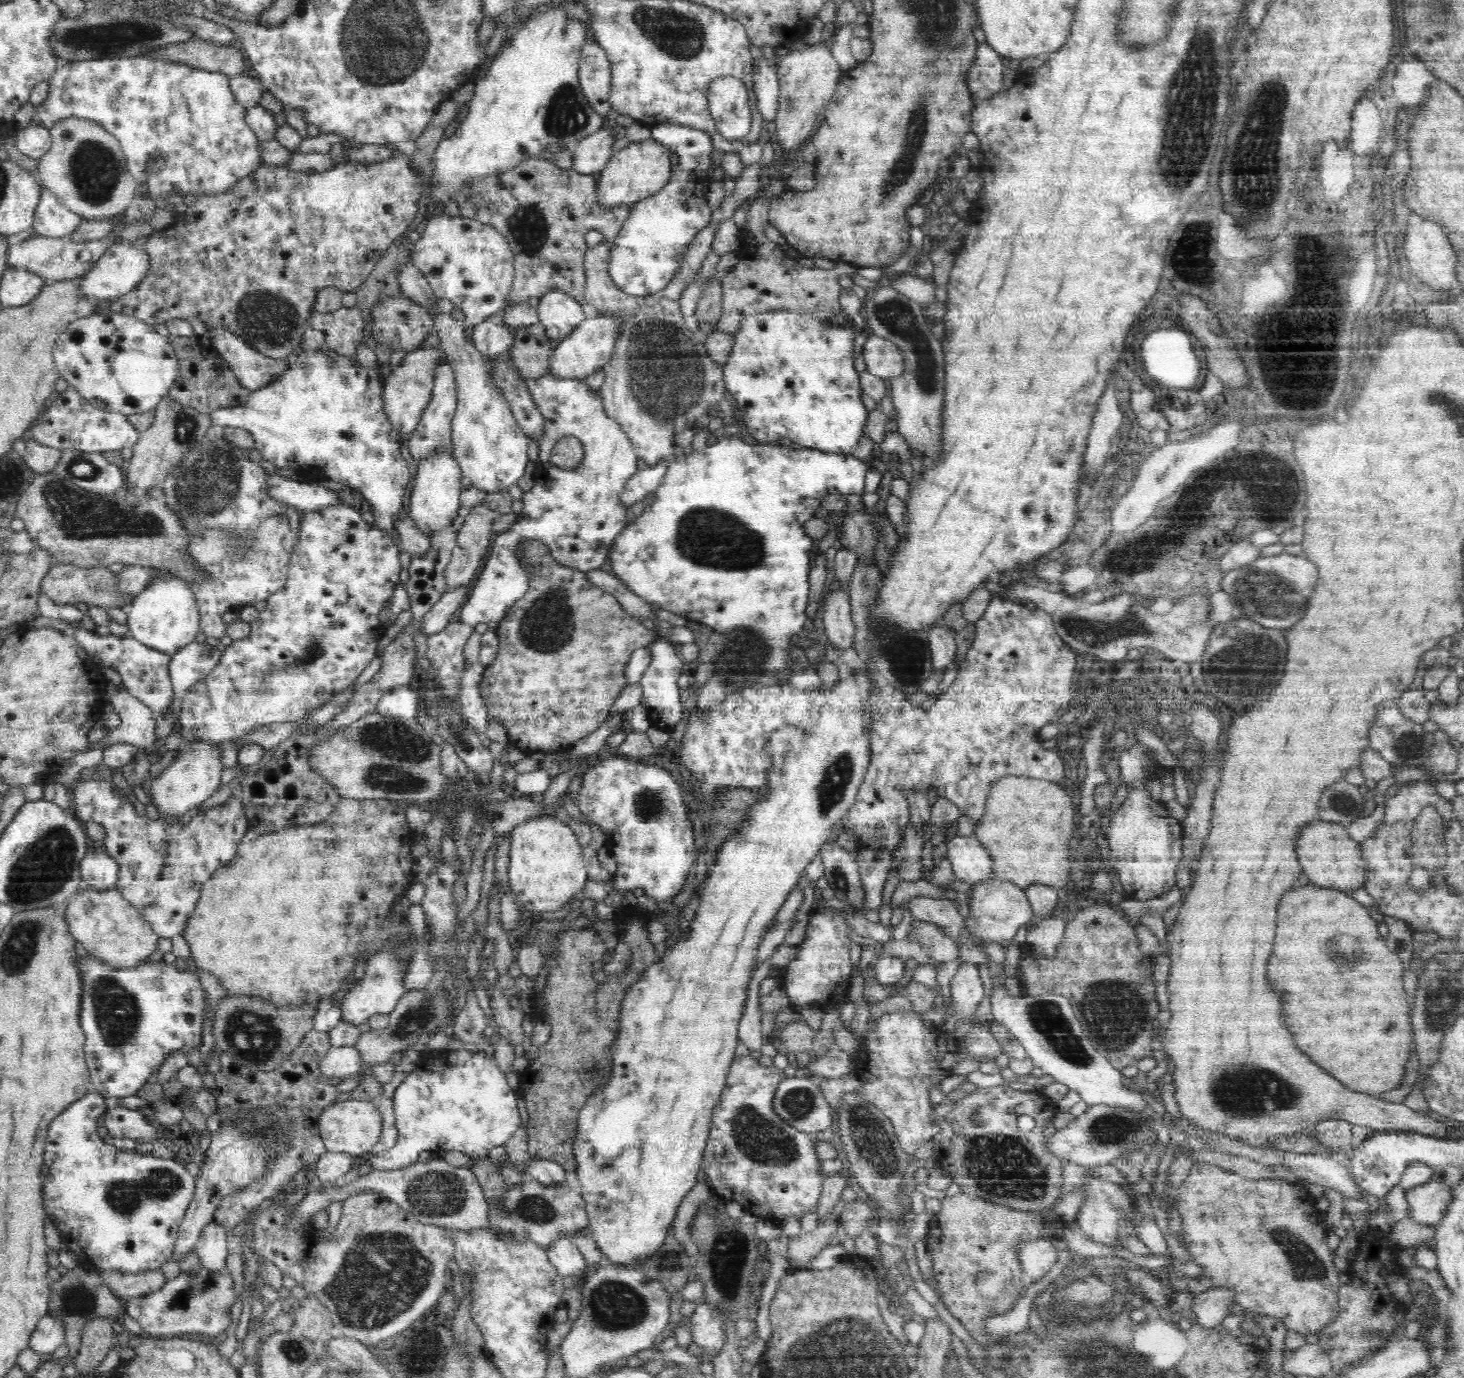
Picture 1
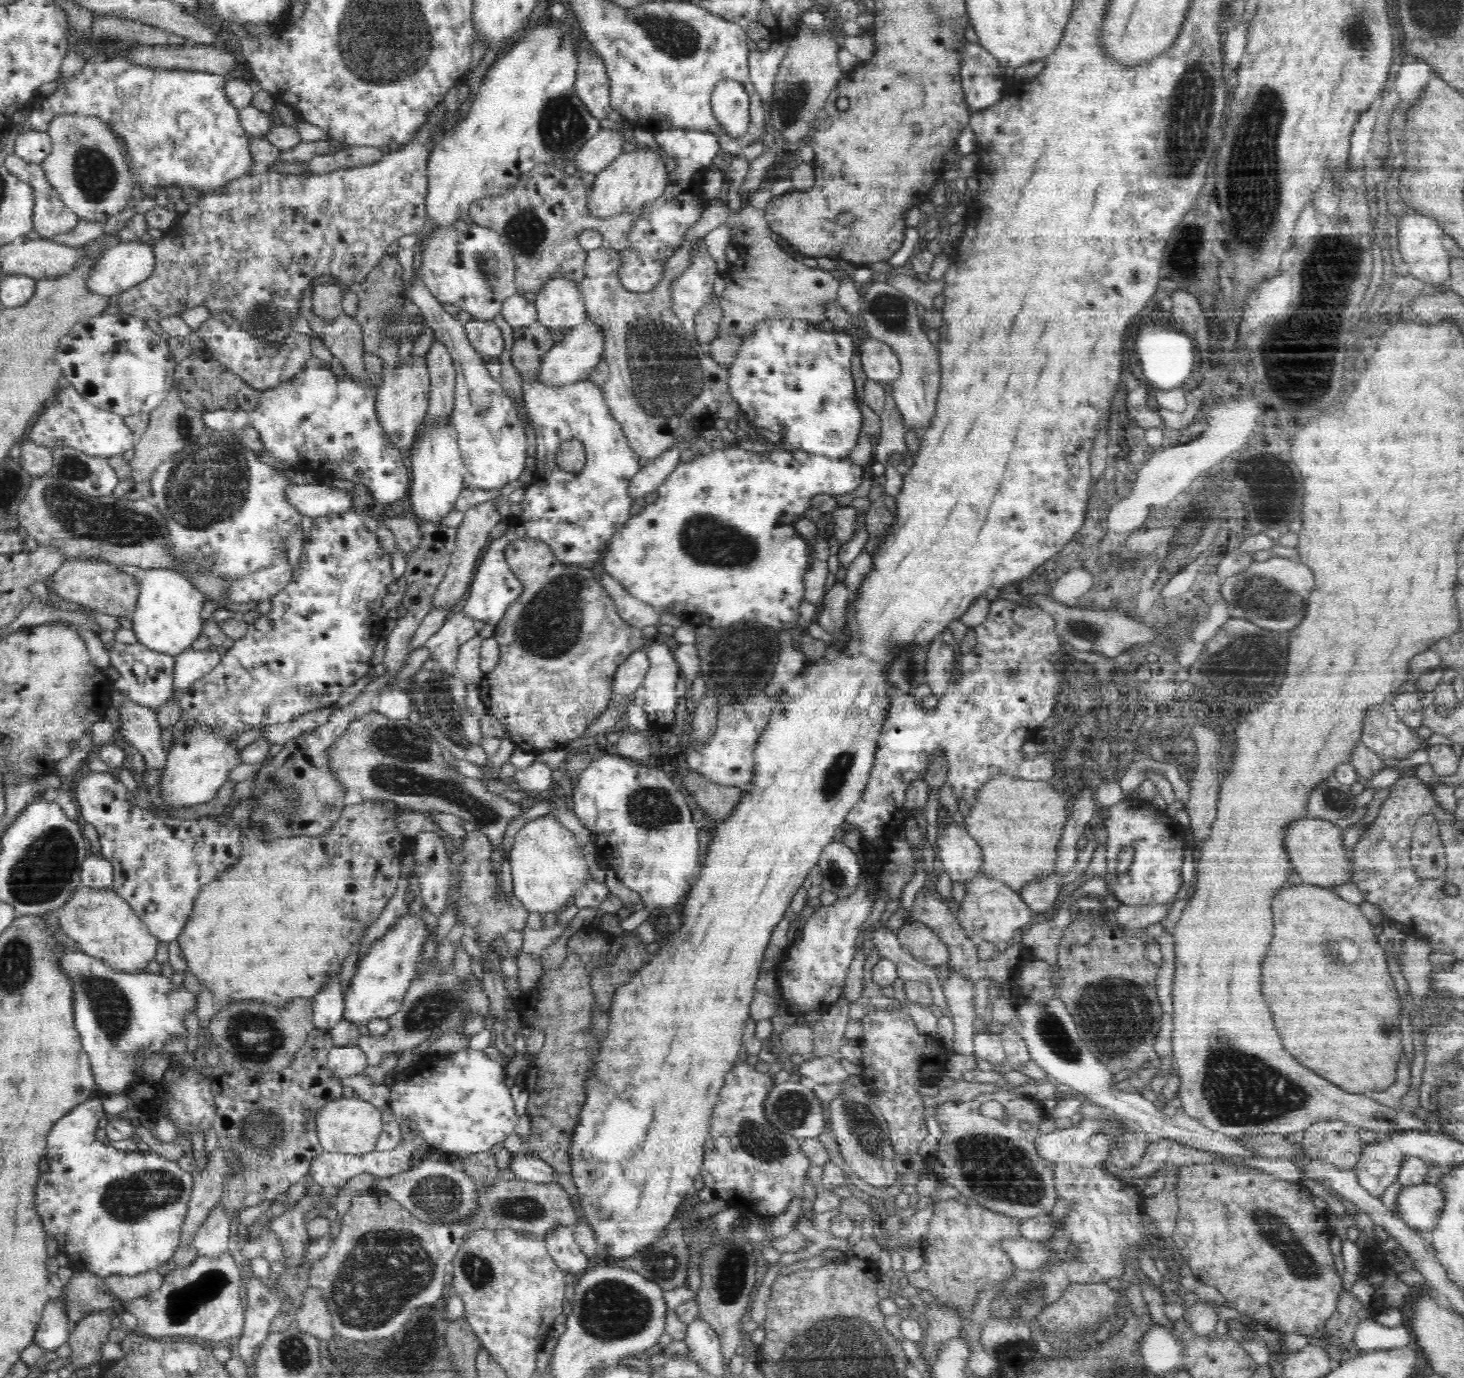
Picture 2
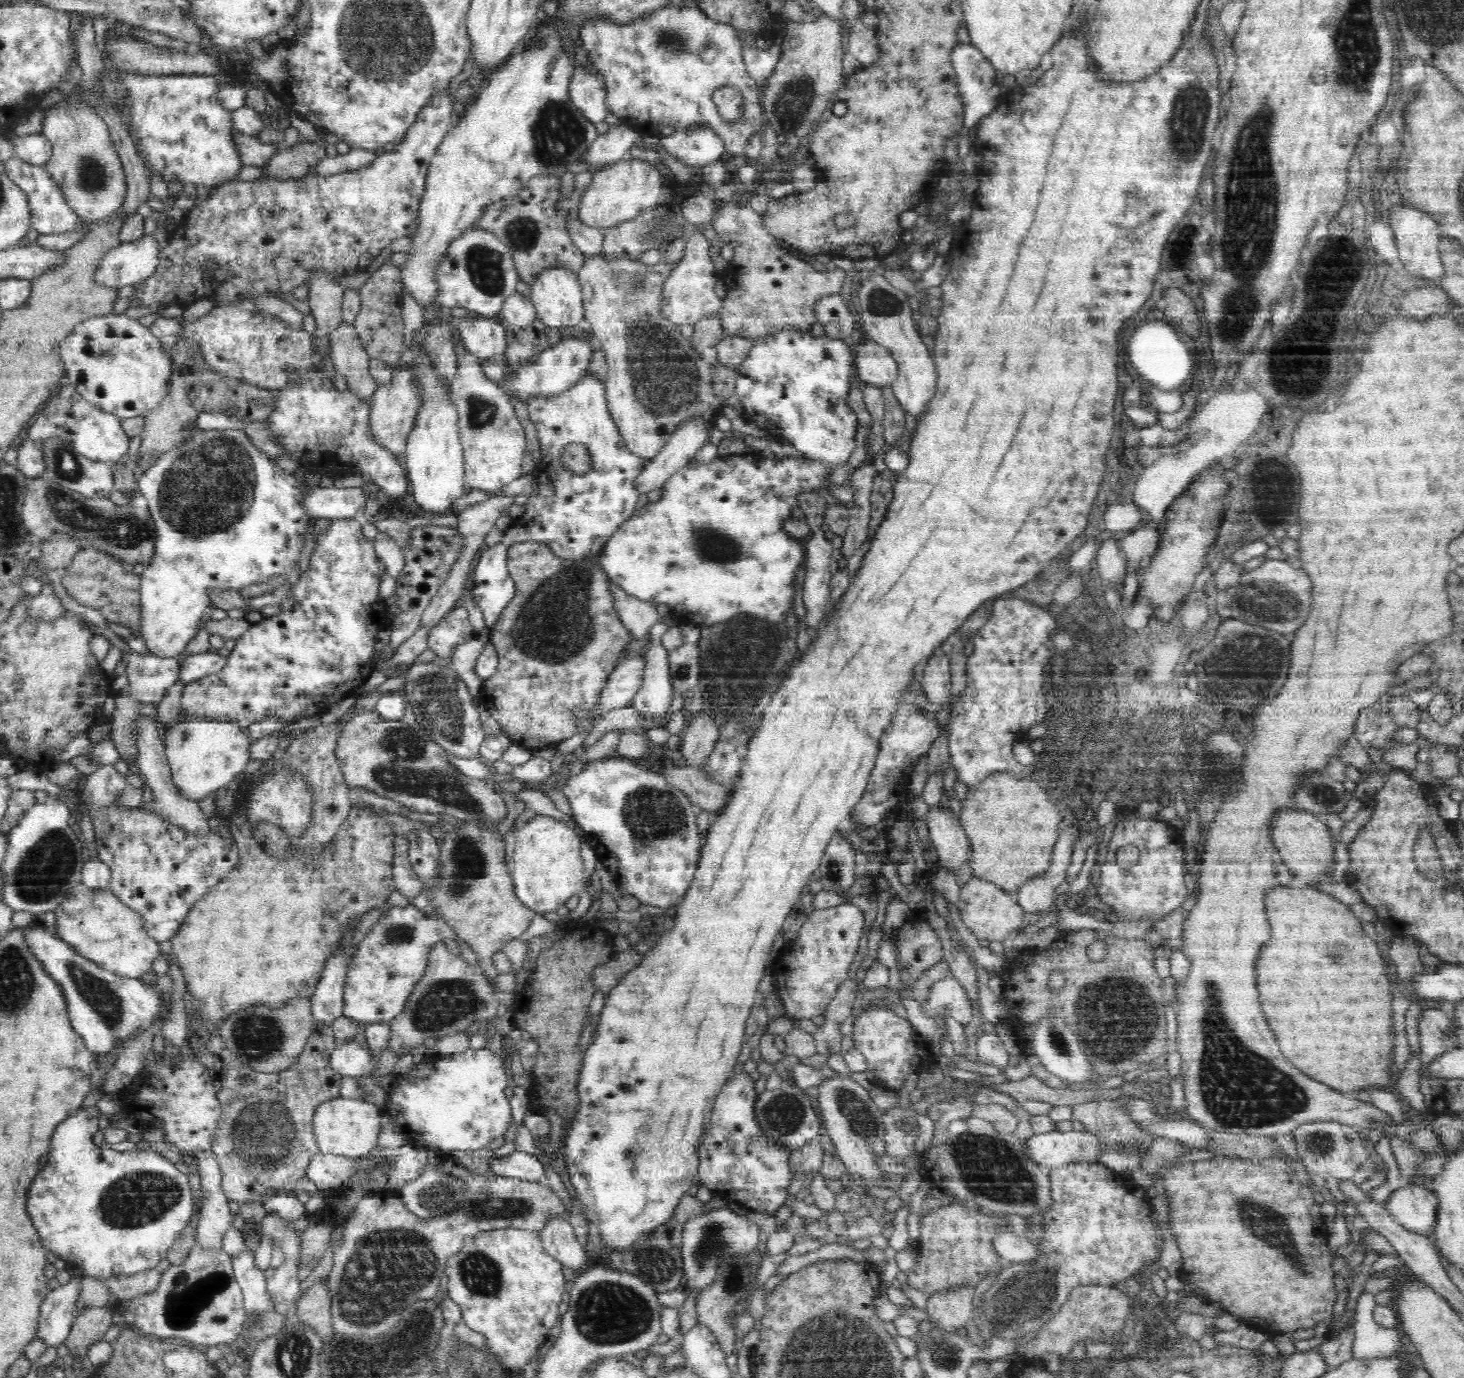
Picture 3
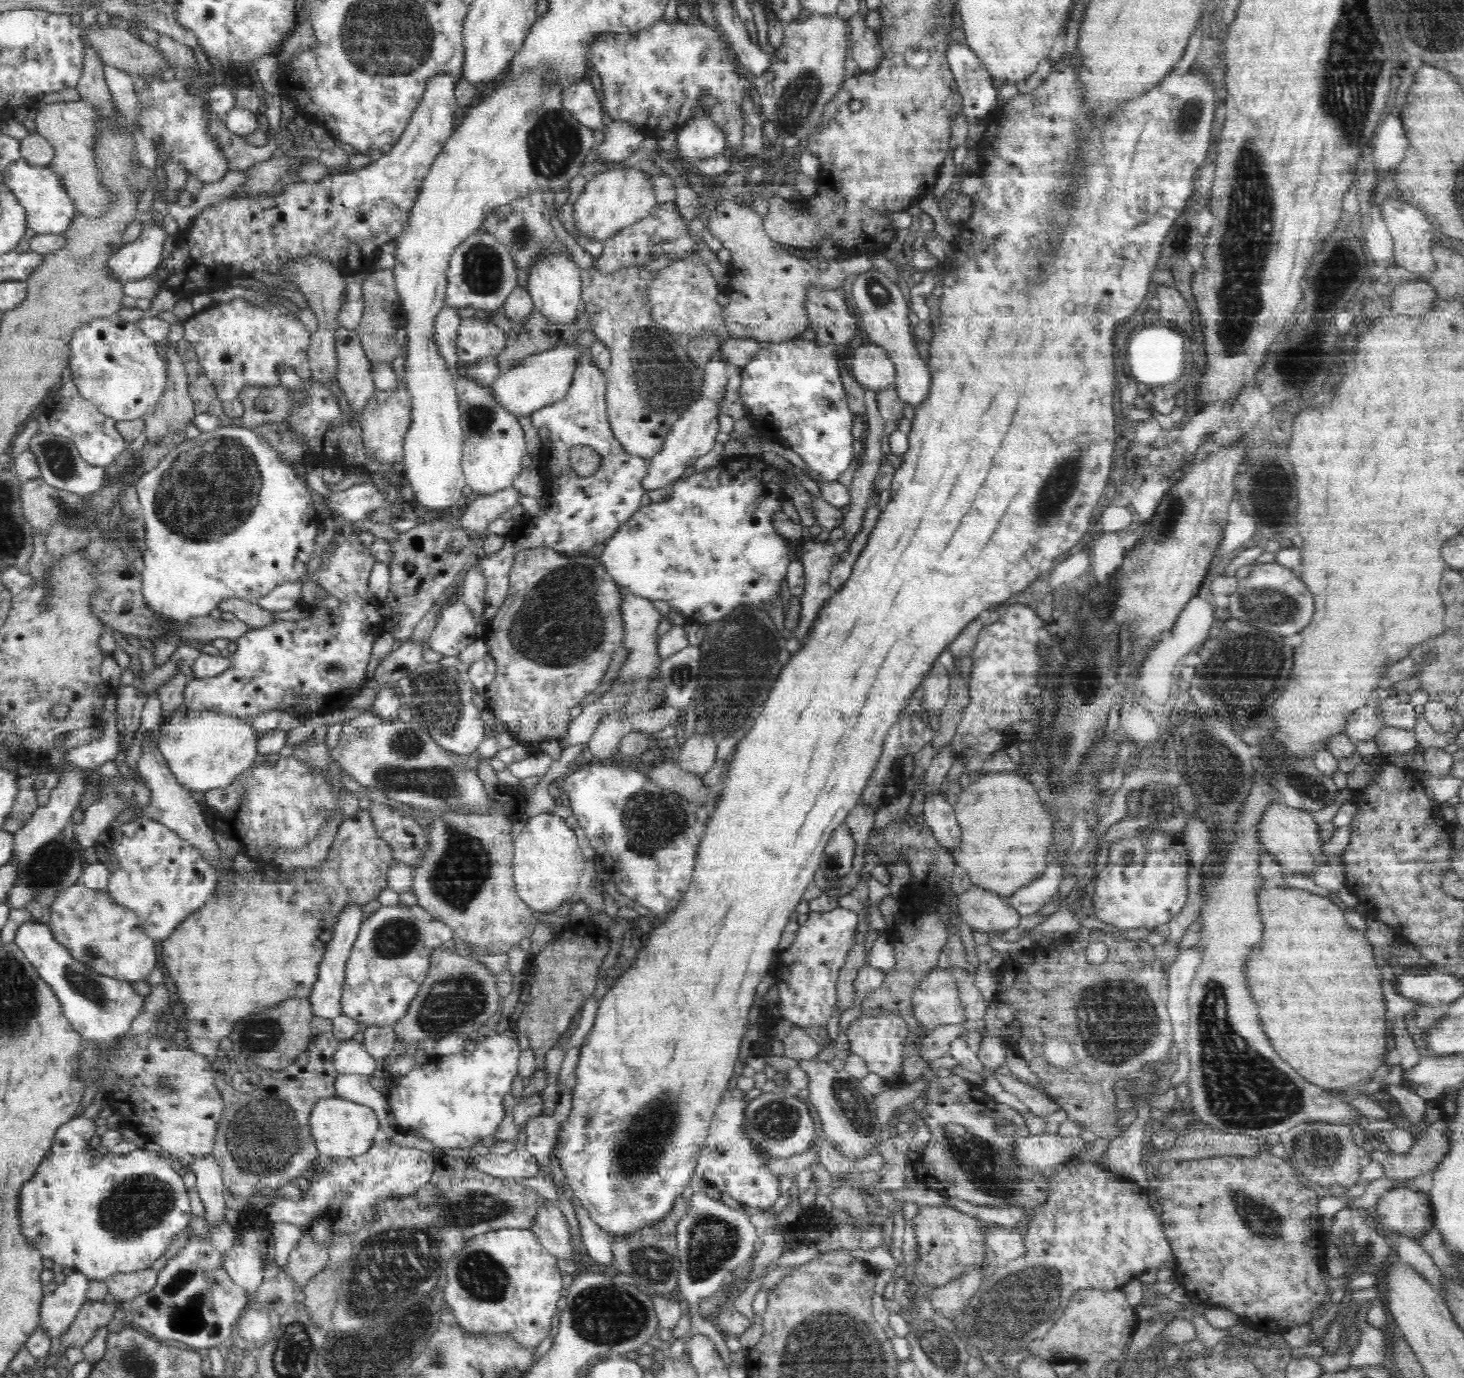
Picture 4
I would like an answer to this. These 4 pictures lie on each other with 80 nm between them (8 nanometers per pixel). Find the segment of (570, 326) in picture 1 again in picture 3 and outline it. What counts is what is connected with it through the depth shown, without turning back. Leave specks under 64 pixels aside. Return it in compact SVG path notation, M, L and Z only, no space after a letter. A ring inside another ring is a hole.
M560 265L548 267L536 275L530 288L529 297L536 307L537 315L544 324L557 329L564 326L584 325L583 292L579 283L579 276L572 273L572 270Z

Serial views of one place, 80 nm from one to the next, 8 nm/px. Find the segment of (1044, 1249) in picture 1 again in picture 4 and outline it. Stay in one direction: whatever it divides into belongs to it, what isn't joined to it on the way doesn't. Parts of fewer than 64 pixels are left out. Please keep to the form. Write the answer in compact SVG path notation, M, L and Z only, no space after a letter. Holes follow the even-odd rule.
M991 1224L985 1228L985 1244L992 1248L996 1255L1012 1260L1020 1258L1025 1251L1024 1237L1015 1229L1004 1225Z

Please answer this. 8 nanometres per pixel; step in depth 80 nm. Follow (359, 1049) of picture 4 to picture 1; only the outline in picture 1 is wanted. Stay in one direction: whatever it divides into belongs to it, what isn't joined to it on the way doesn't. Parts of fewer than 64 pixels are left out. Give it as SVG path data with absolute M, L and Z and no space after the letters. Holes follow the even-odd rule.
M350 1045L331 1046L320 1062L320 1069L326 1076L342 1079L359 1072L363 1063L356 1047Z

